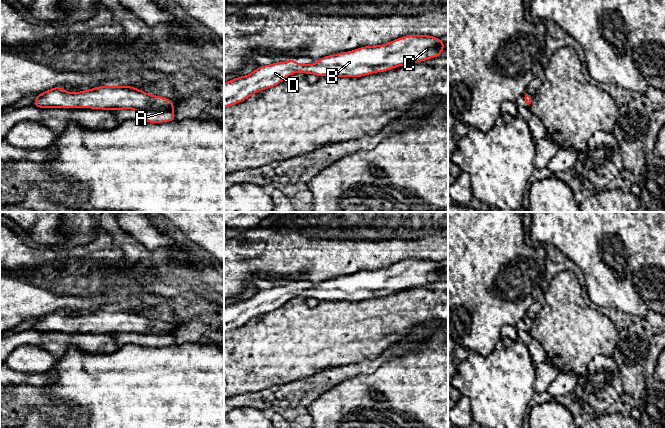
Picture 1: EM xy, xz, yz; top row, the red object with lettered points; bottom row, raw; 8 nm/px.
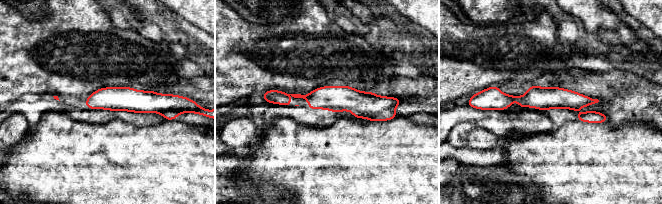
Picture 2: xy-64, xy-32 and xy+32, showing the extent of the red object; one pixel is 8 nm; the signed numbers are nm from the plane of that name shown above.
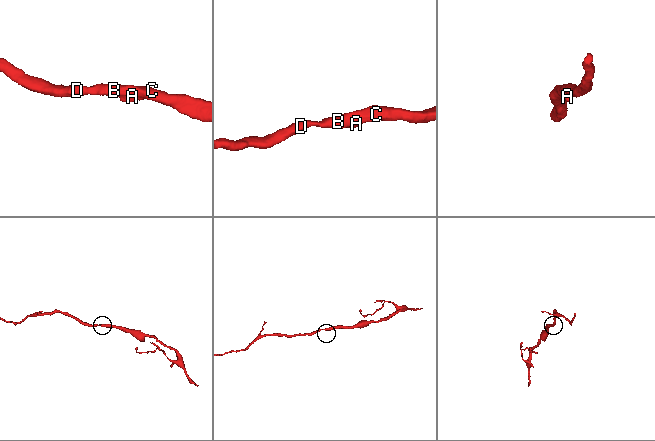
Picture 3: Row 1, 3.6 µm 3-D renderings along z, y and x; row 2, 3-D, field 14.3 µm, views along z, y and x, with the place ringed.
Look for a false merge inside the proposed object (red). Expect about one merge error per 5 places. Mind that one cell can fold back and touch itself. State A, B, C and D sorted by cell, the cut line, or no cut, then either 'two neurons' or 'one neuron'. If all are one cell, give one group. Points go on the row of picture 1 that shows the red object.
groups A B C D; cut none; one neuron

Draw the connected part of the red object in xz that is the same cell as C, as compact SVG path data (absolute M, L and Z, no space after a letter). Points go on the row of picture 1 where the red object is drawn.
M408 35L384 45L365 46L325 56L316 64L301 65L292 59L259 66L251 74L224 84L224 108L244 101L259 90L274 87L287 76L300 71L319 77L361 77L438 57L445 45L439 38L430 35Z

